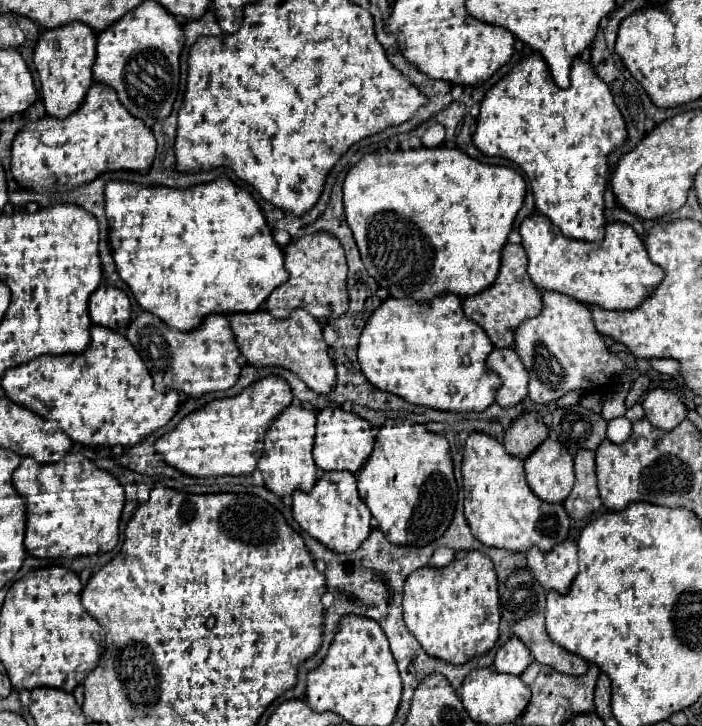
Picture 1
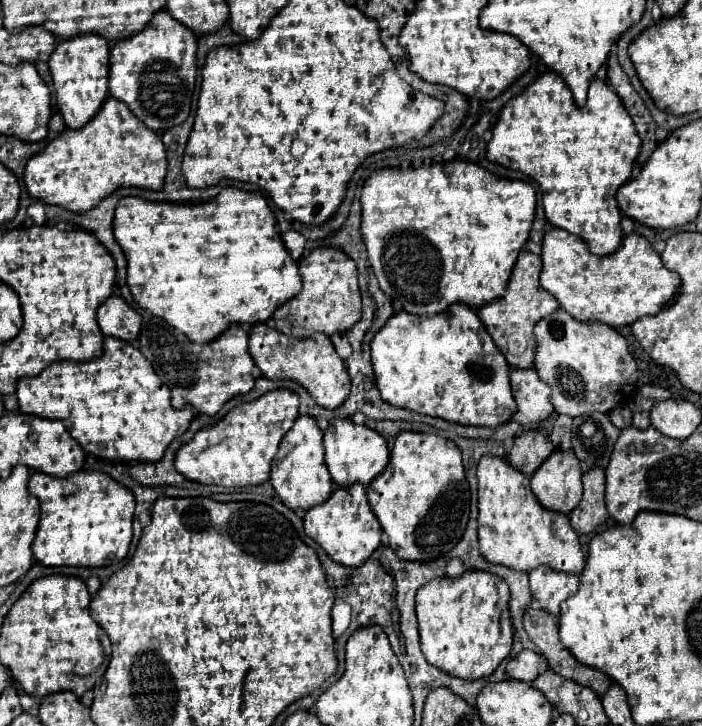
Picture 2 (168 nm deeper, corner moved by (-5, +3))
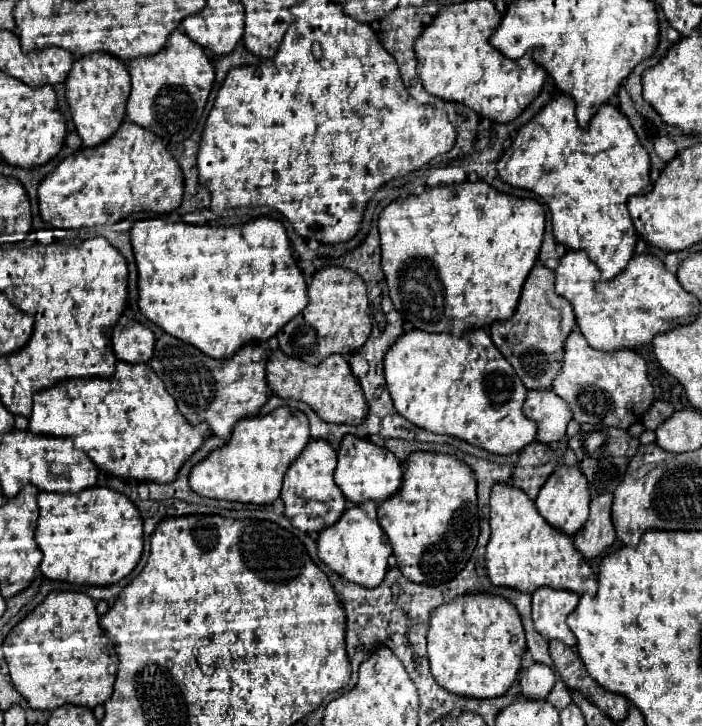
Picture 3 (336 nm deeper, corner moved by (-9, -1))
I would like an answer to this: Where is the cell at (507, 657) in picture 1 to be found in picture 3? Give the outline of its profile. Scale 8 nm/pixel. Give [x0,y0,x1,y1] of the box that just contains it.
[518,663,554,699]

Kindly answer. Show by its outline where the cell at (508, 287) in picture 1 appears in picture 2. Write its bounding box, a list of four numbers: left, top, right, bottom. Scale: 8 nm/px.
[478,251,560,367]

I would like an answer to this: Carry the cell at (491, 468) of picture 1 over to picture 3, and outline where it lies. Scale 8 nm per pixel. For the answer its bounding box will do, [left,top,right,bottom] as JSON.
[486,483,596,595]

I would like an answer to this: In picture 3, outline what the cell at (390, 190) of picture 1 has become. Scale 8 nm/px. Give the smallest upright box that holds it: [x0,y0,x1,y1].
[378,181,546,335]

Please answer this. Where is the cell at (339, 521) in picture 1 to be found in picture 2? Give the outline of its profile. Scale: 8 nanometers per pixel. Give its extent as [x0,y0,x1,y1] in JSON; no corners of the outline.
[304,485,382,567]

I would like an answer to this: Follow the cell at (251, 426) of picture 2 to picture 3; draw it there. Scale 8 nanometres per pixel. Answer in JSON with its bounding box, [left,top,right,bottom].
[190,407,310,505]

